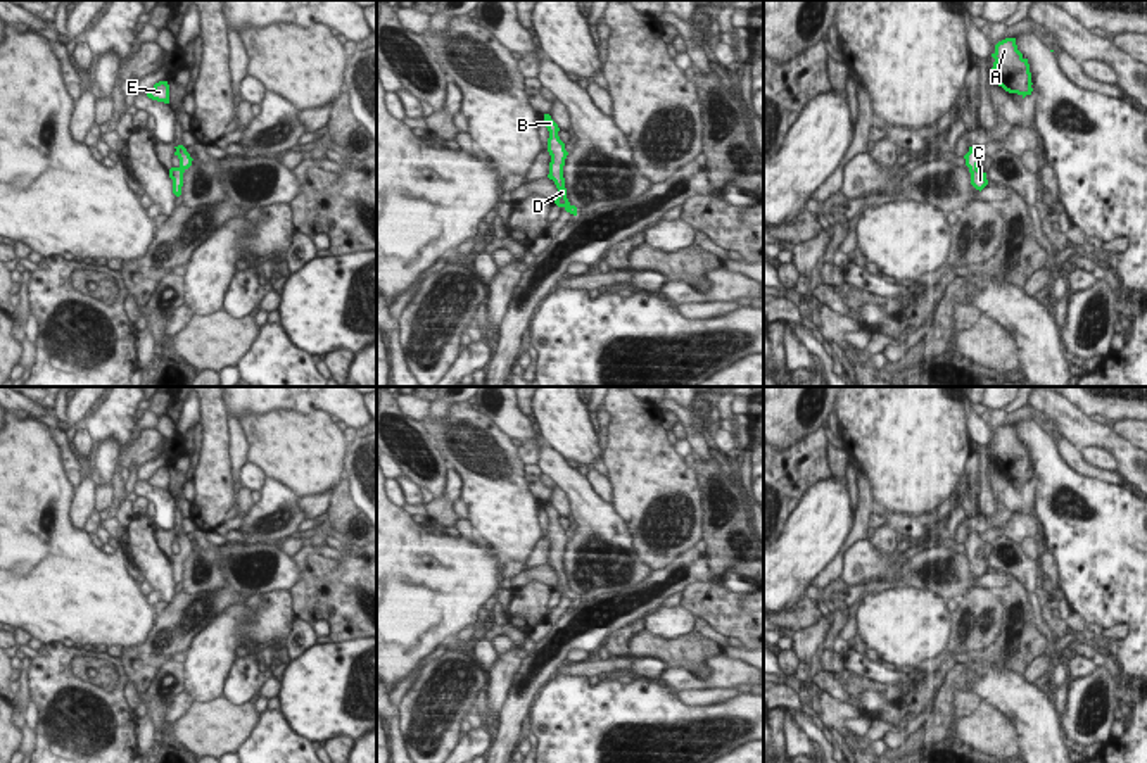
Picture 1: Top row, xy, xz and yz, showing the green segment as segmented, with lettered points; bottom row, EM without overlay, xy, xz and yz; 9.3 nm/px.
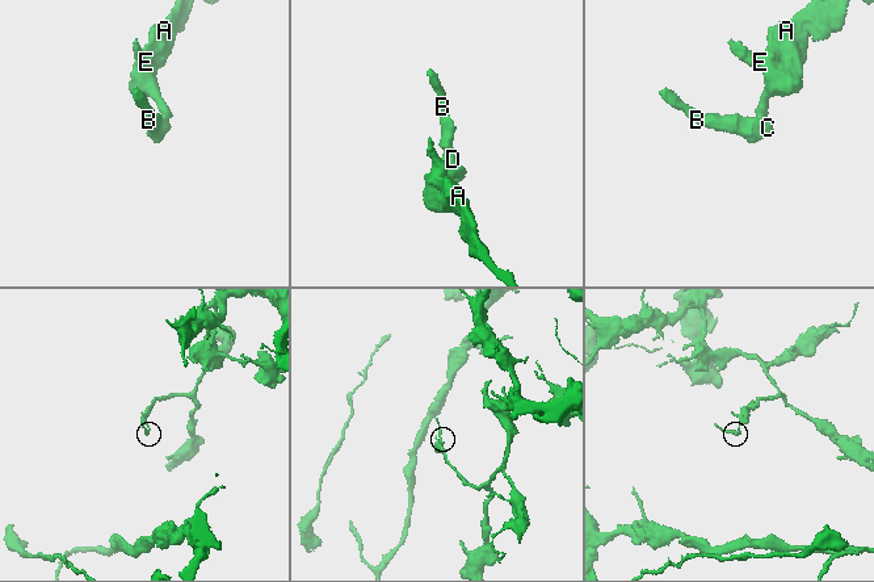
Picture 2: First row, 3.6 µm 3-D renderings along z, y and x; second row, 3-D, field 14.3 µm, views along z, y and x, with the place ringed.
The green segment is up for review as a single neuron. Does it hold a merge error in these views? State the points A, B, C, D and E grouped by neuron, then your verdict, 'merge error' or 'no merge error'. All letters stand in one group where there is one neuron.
A B C D E | no merge error

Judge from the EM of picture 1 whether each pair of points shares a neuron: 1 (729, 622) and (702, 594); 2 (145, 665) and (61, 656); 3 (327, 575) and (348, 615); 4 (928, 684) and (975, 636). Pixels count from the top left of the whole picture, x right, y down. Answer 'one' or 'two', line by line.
1: one
2: two
3: one
4: one

